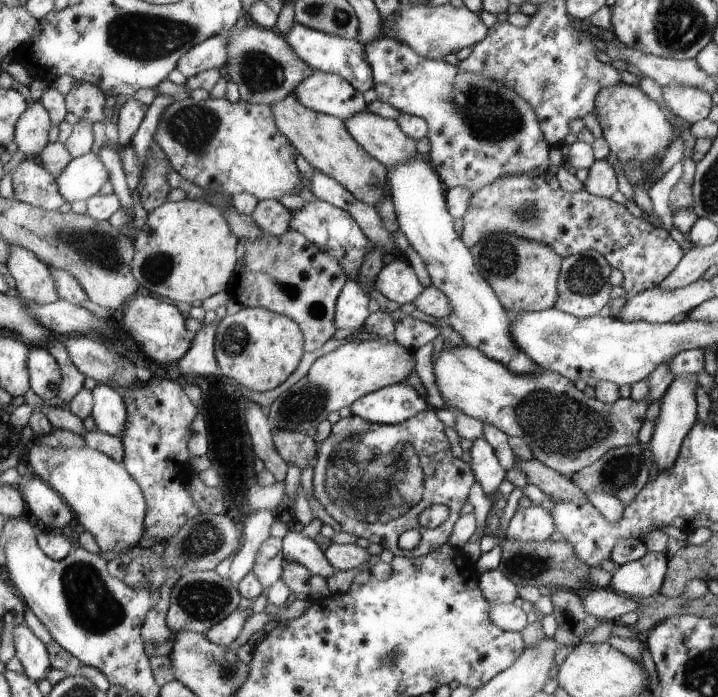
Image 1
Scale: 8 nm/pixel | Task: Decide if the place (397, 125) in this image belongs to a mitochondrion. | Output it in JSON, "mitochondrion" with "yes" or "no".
{"mitochondrion":"no"}

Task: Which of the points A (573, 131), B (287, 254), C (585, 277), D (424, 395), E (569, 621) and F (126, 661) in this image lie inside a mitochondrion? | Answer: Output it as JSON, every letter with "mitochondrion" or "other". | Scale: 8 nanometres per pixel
{"A":"other","B":"mitochondrion","C":"mitochondrion","D":"other","E":"other","F":"other"}

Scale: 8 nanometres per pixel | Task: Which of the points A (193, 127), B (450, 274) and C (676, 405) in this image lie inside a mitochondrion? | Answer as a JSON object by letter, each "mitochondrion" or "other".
{"A":"mitochondrion","B":"other","C":"other"}

